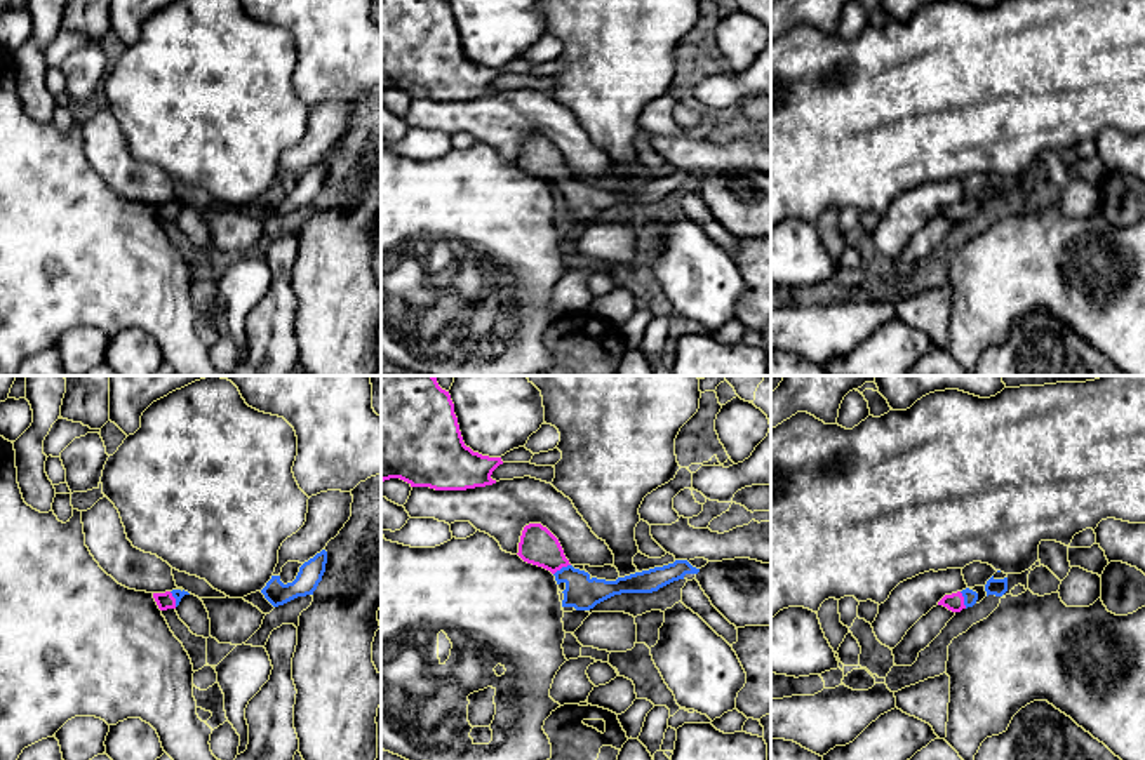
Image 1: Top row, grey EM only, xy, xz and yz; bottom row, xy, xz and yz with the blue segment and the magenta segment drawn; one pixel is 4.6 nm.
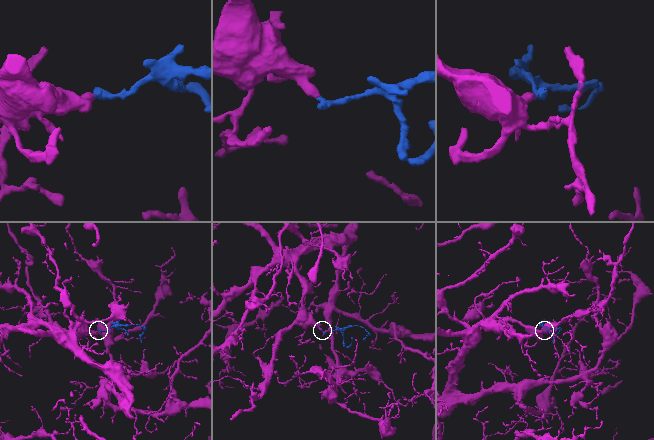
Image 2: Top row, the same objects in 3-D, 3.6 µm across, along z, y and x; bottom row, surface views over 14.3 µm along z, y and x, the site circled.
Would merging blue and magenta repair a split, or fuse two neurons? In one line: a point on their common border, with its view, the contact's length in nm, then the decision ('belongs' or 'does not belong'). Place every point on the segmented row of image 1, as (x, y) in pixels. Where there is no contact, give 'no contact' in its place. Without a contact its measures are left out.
xz (562, 567) | 90 nm | belongs

